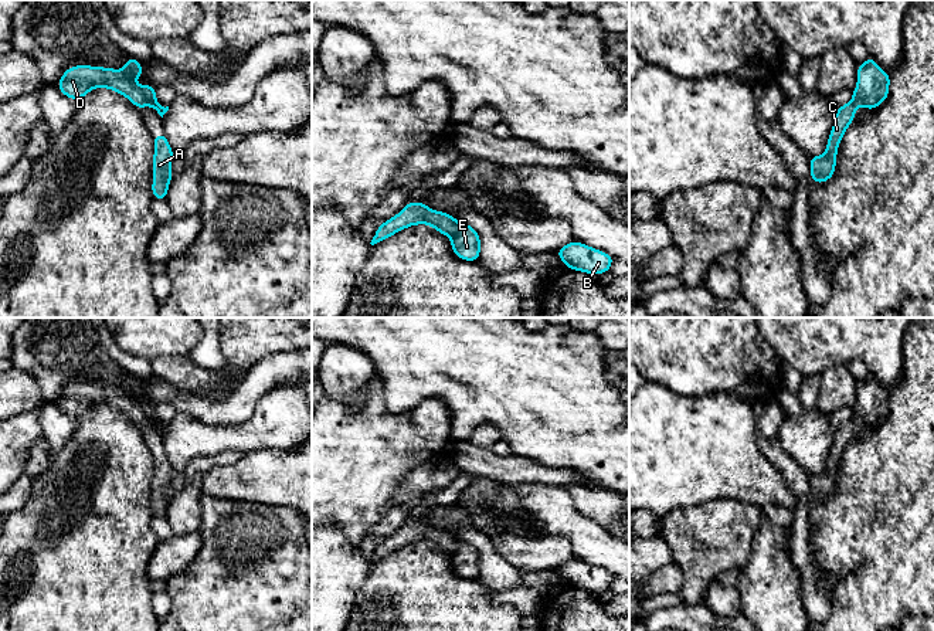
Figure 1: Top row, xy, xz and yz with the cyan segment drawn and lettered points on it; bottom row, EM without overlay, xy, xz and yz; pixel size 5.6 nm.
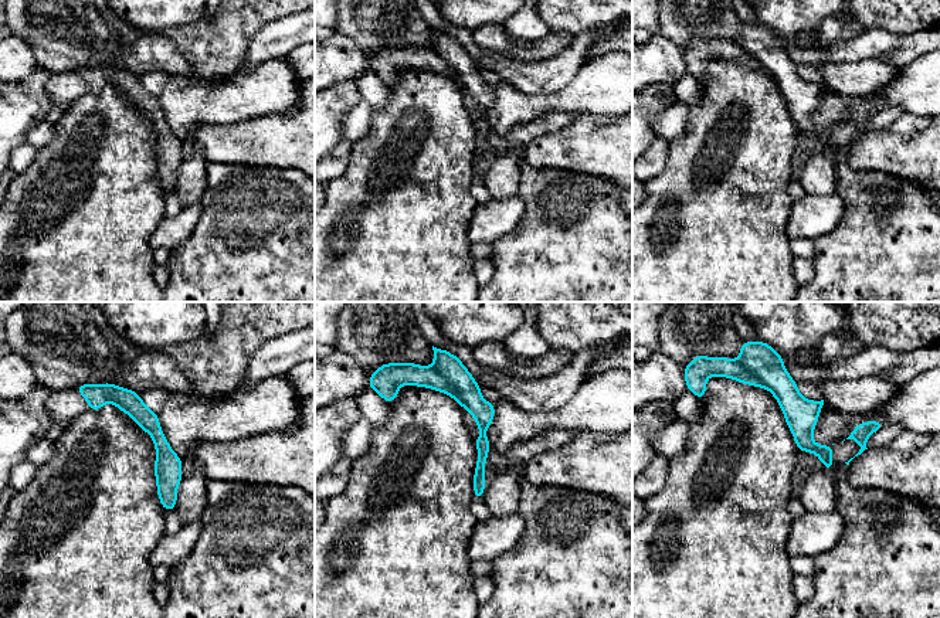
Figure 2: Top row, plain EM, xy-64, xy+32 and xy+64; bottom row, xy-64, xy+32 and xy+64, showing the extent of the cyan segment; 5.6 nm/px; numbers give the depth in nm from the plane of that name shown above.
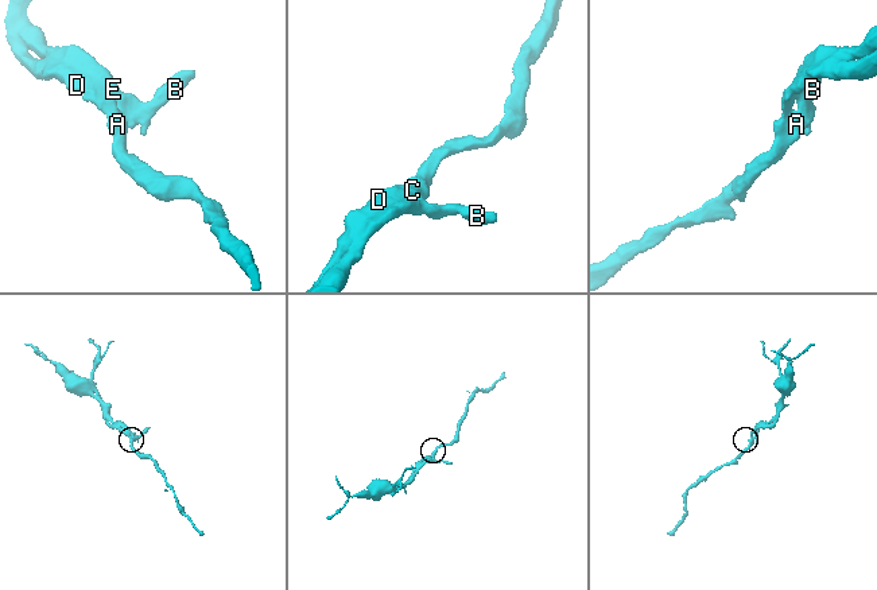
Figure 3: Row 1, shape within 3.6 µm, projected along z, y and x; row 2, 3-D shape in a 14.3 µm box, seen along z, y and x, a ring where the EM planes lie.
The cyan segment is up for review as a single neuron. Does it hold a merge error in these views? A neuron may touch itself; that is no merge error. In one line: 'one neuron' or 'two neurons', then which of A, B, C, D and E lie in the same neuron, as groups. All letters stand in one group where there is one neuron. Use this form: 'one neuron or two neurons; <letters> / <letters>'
two neurons; A C D / B E

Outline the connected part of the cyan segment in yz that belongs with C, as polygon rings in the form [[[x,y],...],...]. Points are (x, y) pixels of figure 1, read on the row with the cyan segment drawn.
[[[853,92],[852,101],[835,112],[835,122],[826,143],[826,153],[809,157],[811,182],[825,183],[835,174],[838,146],[848,126],[855,121],[856,106],[862,99]]]

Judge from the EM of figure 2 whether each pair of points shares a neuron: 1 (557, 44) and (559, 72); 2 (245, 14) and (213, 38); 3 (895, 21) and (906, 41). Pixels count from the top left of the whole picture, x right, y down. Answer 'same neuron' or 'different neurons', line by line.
1: different neurons
2: same neuron
3: different neurons

